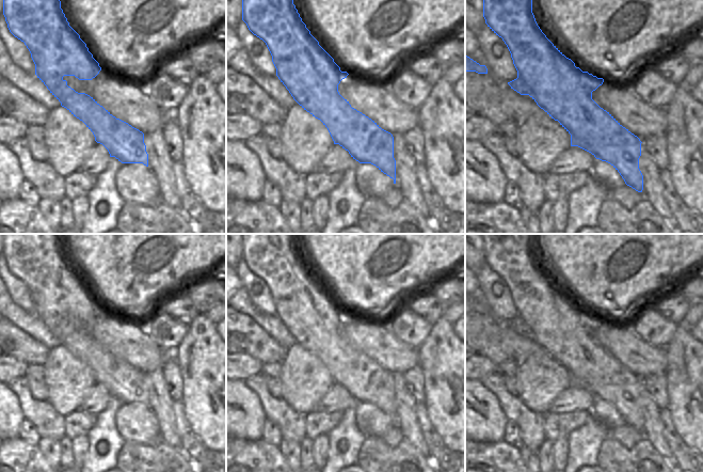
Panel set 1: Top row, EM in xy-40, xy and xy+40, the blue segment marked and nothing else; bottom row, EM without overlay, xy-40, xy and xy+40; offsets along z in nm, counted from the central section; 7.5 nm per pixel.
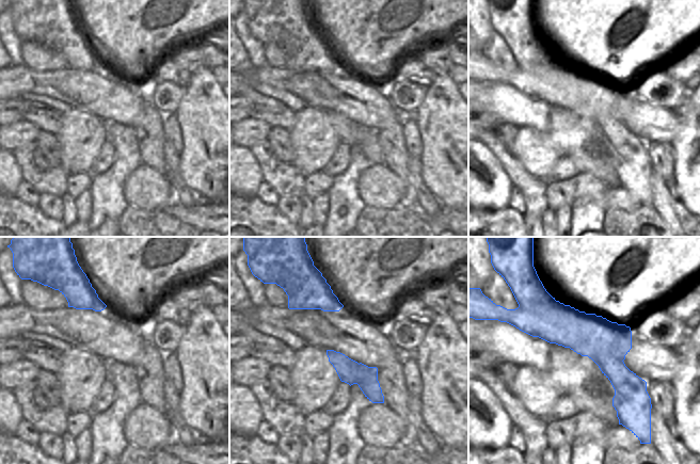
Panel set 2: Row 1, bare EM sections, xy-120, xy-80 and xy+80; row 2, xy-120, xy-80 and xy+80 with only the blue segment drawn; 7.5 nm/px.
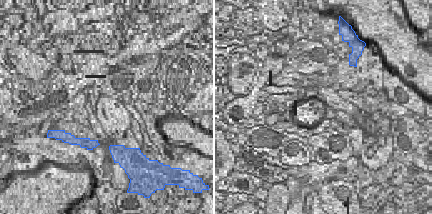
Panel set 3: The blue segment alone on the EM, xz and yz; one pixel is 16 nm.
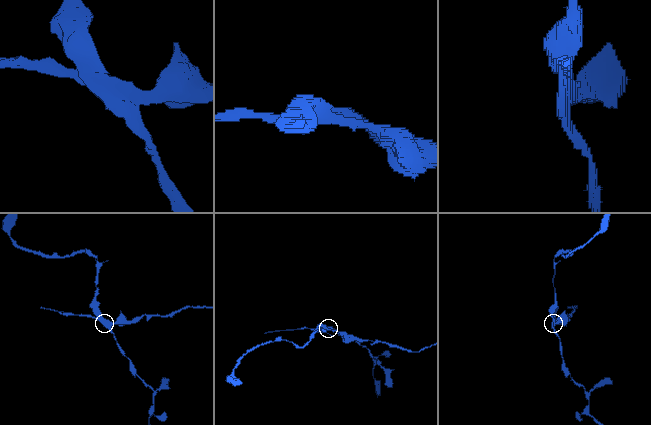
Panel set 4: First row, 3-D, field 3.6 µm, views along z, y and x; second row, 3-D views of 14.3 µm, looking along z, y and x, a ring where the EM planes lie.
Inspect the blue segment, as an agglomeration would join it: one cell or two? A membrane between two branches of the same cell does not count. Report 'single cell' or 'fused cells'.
fused cells

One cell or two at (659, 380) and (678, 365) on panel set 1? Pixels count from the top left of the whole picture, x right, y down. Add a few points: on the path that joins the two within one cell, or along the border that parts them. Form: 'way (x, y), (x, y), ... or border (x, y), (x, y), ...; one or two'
border (664, 375), (669, 400); two

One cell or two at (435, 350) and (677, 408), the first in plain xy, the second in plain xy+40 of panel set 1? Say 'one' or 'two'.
one

